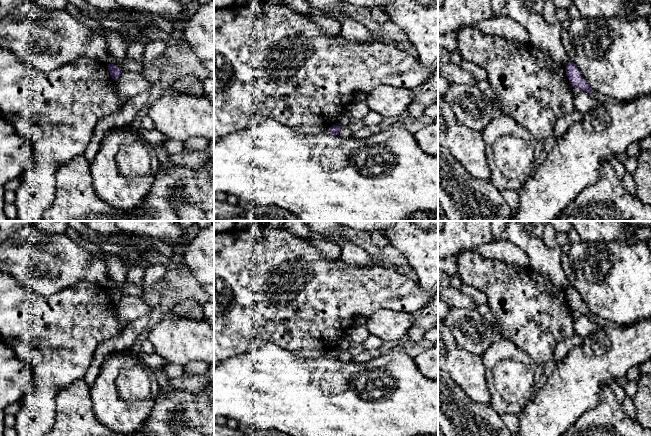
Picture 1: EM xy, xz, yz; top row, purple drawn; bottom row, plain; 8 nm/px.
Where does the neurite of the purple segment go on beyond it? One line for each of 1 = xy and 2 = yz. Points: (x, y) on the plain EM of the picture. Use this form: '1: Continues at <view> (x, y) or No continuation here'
1: No continuation here
2: No continuation here

